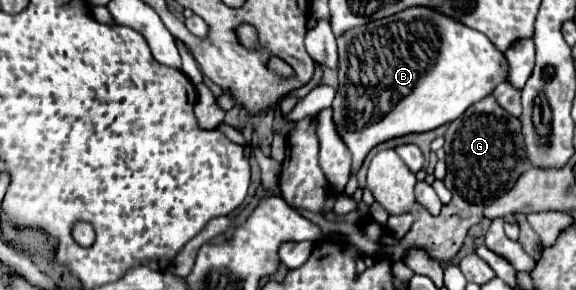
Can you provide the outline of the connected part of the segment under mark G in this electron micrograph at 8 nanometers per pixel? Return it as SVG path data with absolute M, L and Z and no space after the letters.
M492 97L476 103L462 119L456 121L456 129L444 133L444 151L446 151L446 179L444 185L452 193L452 201L442 207L440 215L428 215L420 203L414 205L416 221L412 231L402 237L394 247L382 249L382 257L390 261L402 261L410 249L422 249L438 263L450 263L460 251L466 233L472 225L480 223L484 207L502 197L516 179L530 167L524 151L522 125L516 117L510 117Z

